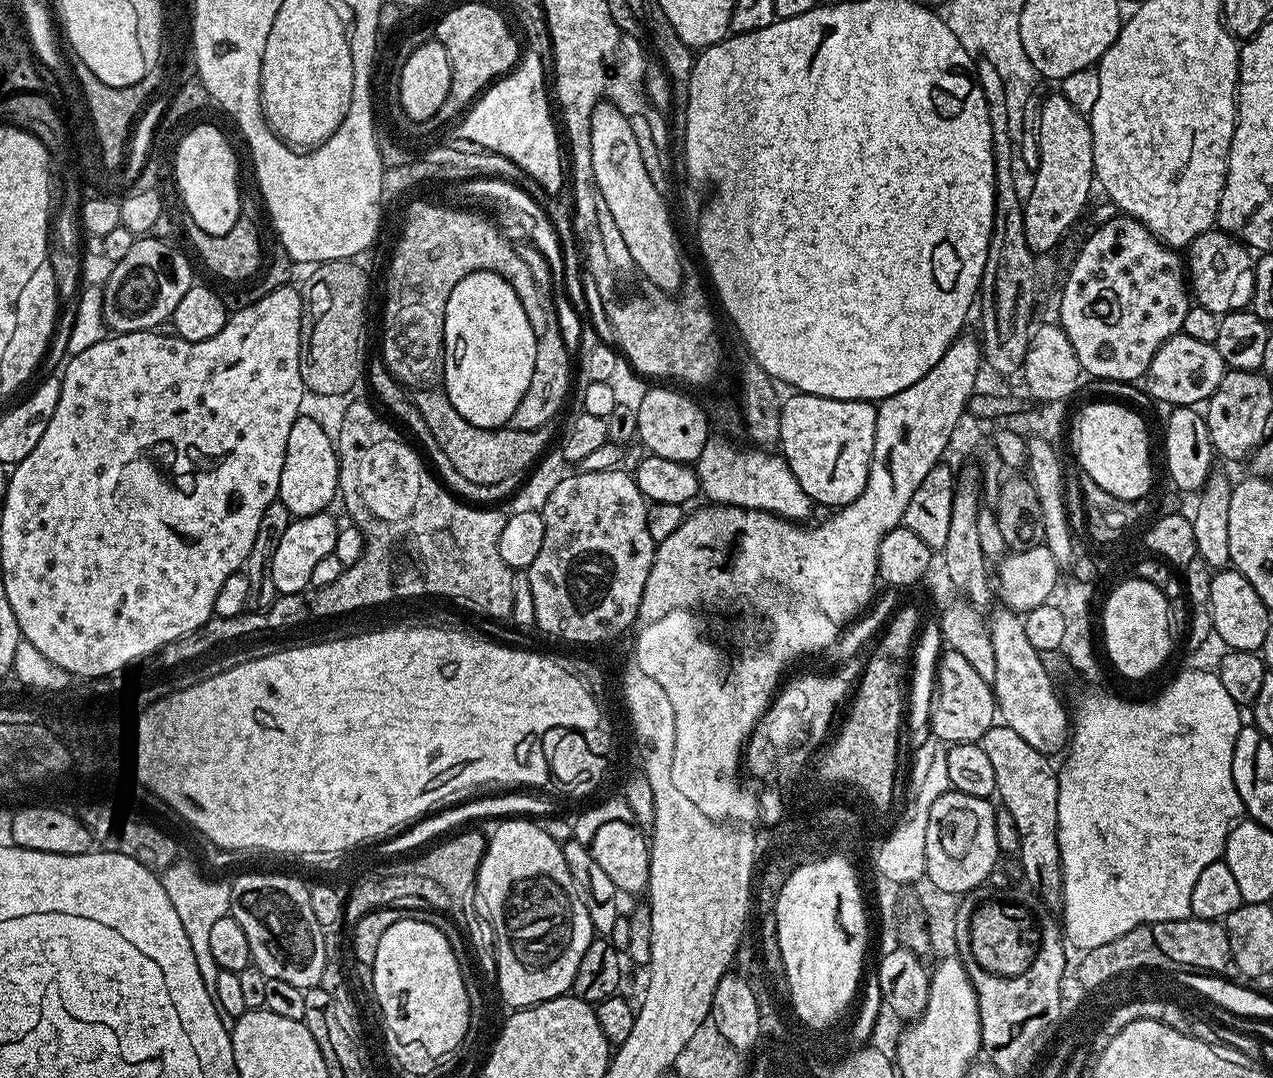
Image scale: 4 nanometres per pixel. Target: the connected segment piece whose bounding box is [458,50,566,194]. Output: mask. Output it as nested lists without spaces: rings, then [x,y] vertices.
[[[525,51],[507,76],[500,77],[481,92],[480,99],[464,113],[458,127],[461,138],[472,143],[469,145],[485,153],[504,155],[521,168],[528,180],[537,180],[546,191],[552,192],[548,194],[556,194],[563,184],[565,187],[566,168],[560,165],[562,140],[553,109],[552,112],[548,109],[550,92],[544,89],[544,76],[546,70],[538,54]]]

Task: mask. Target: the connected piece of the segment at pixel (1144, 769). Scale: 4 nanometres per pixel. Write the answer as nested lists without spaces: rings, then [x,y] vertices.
[[[1215,671],[1184,672],[1157,700],[1149,704],[1131,704],[1128,700],[1120,700],[1119,695],[1112,694],[1104,708],[1096,708],[1096,720],[1104,720],[1104,728],[1096,728],[1096,724],[1080,724],[1080,732],[1071,729],[1070,747],[1066,752],[1068,761],[1064,769],[1061,767],[1058,772],[1058,842],[1060,865],[1064,871],[1062,932],[1071,947],[1073,944],[1079,950],[1089,950],[1113,943],[1135,927],[1167,920],[1186,920],[1192,916],[1190,894],[1194,894],[1194,882],[1198,882],[1198,874],[1223,857],[1228,835],[1245,815],[1244,803],[1238,794],[1238,786],[1234,786],[1232,773],[1234,742],[1242,727],[1240,712],[1241,705],[1236,704],[1230,694],[1226,694],[1226,686],[1222,686]]]

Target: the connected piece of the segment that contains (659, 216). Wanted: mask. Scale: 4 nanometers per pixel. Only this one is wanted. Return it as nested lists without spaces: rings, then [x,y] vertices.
[[[601,102],[592,111],[590,154],[592,183],[599,199],[606,202],[606,210],[610,210],[618,231],[622,233],[635,271],[640,271],[652,283],[649,285],[653,289],[675,293],[682,283],[681,245],[678,243],[678,232],[674,224],[672,228],[672,216],[664,205],[665,193],[655,188],[650,174],[646,172],[637,139],[630,128],[629,117],[611,102]]]

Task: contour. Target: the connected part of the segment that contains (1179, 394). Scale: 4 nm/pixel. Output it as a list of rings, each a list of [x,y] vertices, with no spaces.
[[[1177,334],[1171,336],[1154,354],[1146,381],[1153,398],[1165,400],[1168,406],[1200,406],[1214,394],[1225,371],[1224,359],[1218,354],[1215,344],[1198,342],[1198,338]]]

